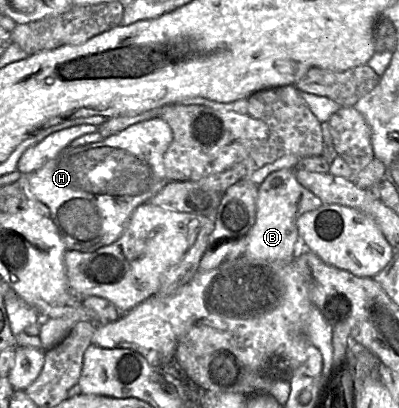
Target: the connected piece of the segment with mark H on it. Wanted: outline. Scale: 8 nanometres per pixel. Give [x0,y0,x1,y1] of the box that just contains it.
[24,118,172,252]

